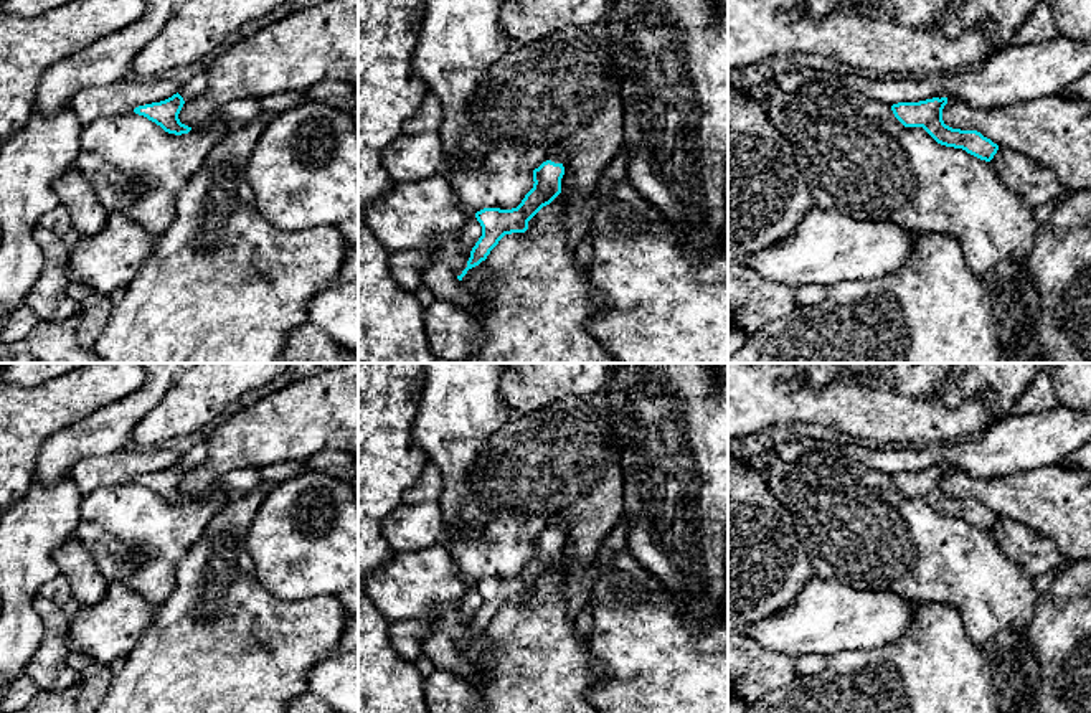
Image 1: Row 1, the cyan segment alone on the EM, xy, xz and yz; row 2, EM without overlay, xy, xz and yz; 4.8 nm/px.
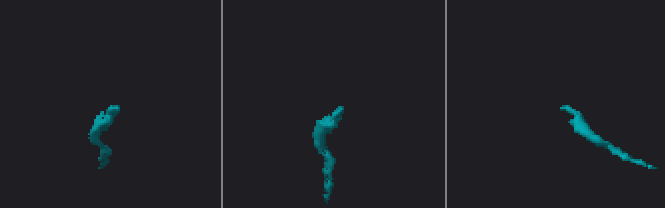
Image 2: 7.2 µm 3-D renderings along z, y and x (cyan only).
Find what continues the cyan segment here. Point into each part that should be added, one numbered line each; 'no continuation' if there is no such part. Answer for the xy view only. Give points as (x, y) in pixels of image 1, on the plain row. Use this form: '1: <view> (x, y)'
1: xy (197, 456)

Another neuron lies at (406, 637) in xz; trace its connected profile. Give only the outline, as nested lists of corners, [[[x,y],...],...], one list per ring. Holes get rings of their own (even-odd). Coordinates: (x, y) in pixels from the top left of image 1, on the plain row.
[[[390,621],[390,640],[398,655],[414,663],[423,654],[423,640],[429,635],[429,626],[423,621]]]

